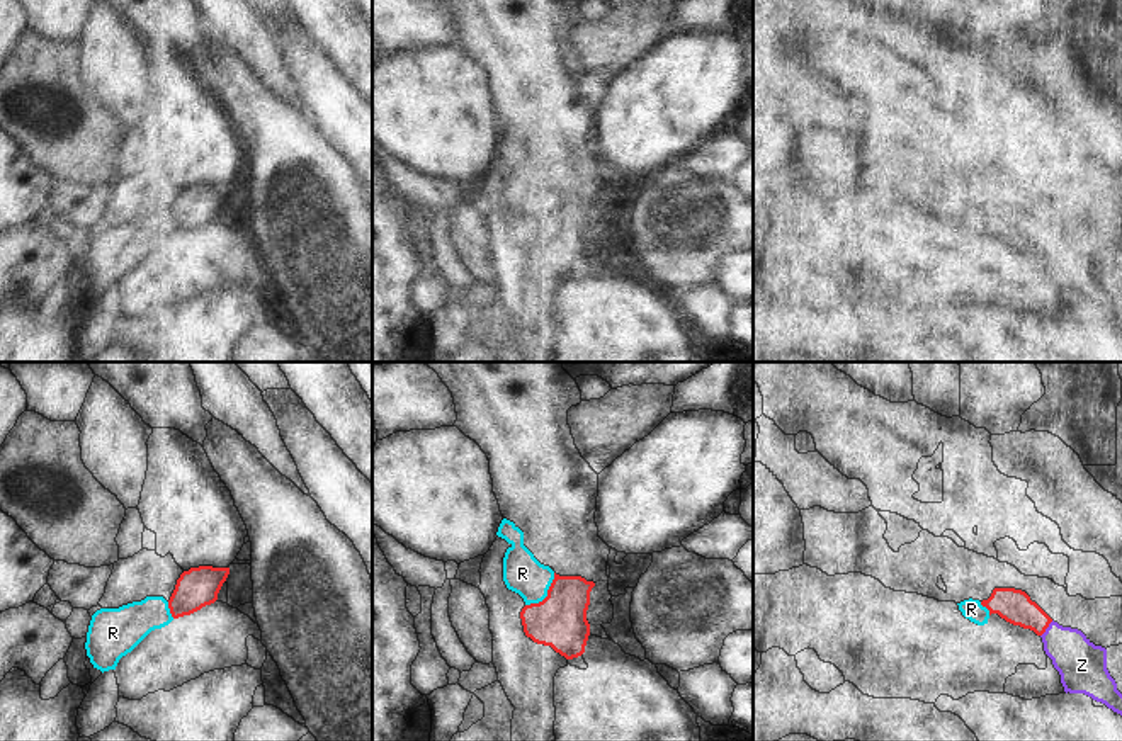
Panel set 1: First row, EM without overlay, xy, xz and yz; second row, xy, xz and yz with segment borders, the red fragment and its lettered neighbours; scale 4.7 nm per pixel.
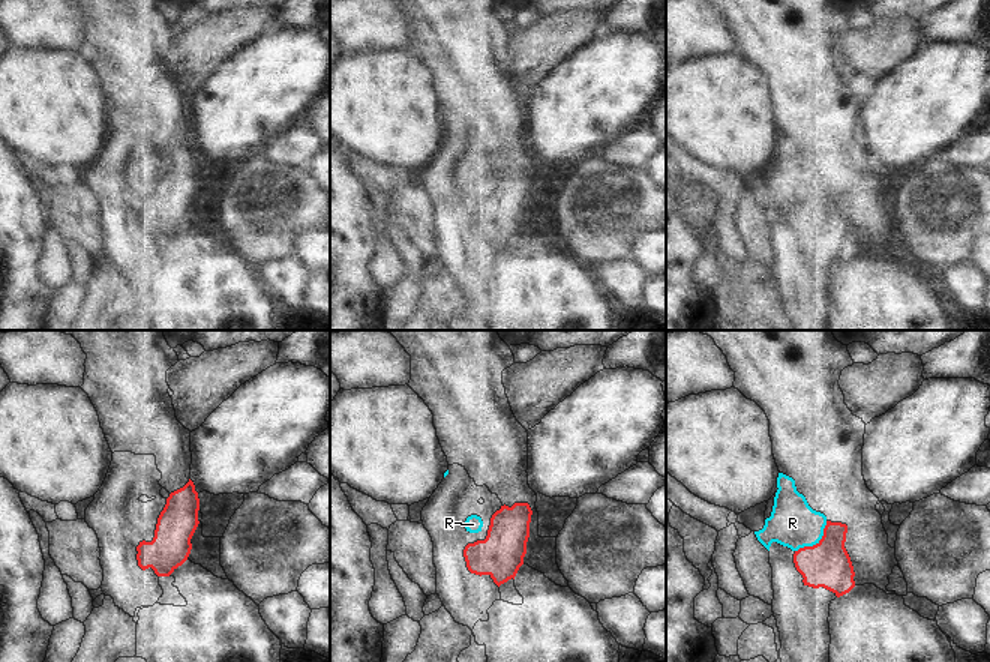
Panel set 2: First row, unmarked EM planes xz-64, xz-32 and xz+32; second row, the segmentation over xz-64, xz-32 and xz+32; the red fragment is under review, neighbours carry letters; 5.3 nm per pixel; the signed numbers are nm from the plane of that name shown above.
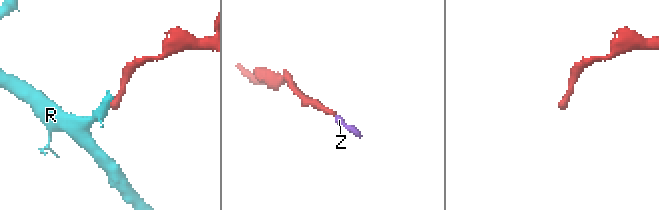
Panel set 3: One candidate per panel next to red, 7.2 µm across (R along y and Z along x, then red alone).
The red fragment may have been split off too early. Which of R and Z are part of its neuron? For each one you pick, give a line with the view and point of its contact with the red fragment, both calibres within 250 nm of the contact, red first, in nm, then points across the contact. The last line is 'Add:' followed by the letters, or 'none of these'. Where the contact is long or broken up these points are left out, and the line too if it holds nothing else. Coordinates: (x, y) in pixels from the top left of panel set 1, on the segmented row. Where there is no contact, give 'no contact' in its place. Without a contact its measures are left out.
Z: meets red in yz at (1046, 627); 160 nm thick on the red side, 220 nm on the other; runs through yz (1014, 605), (1046, 627), (1082, 665)
Add: Z

